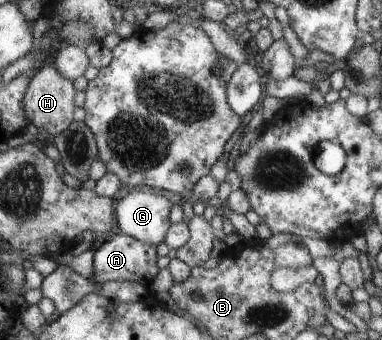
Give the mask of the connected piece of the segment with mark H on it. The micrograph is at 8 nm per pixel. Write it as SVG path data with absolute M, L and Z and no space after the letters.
M55 65L42 67L29 81L28 91L25 92L25 113L36 132L40 129L47 131L50 137L66 131L74 121L74 82L64 77Z

